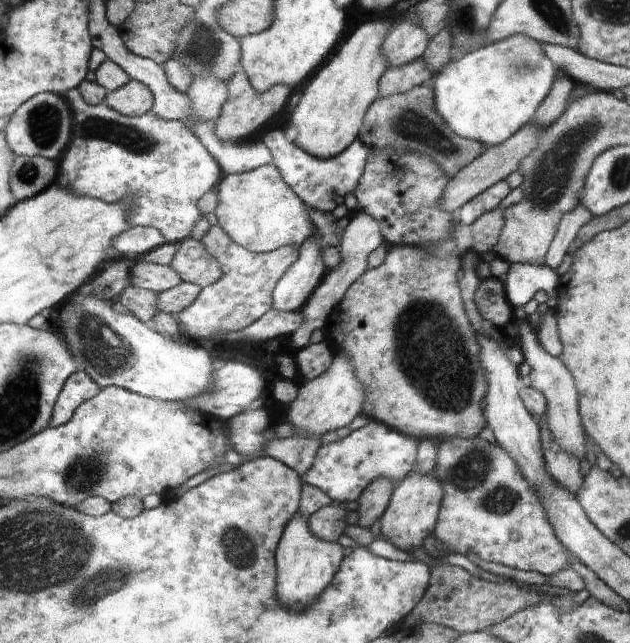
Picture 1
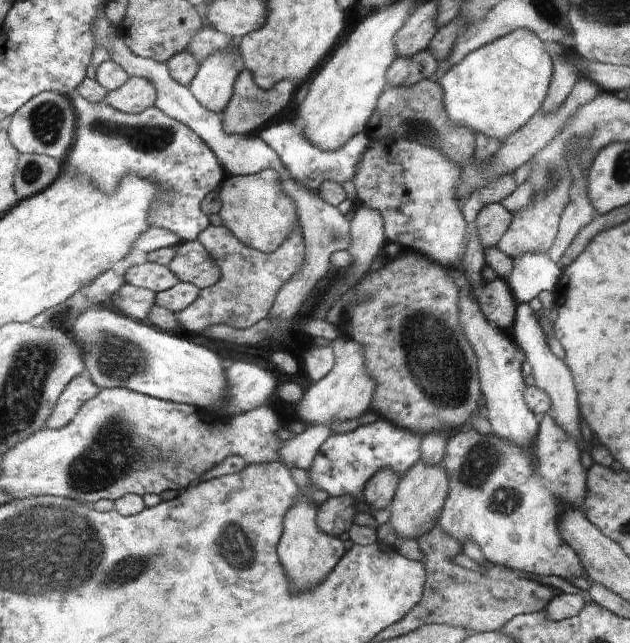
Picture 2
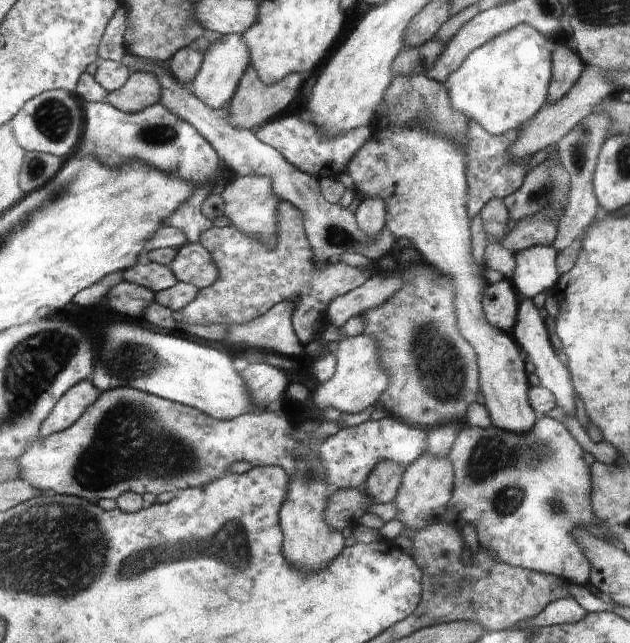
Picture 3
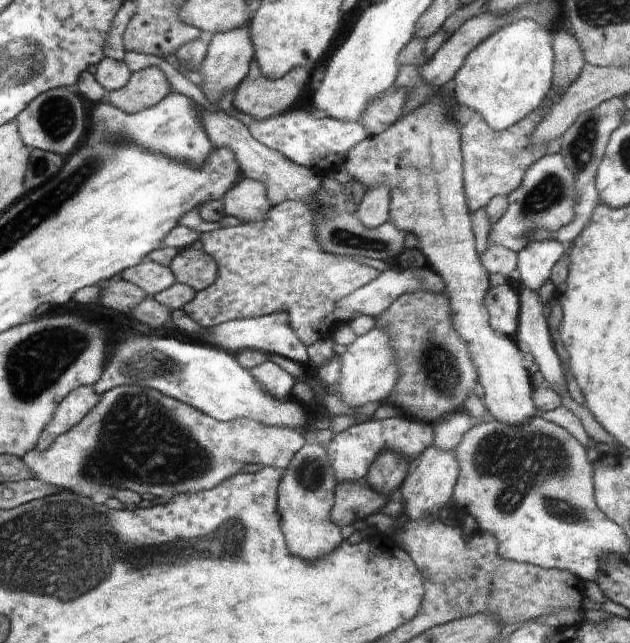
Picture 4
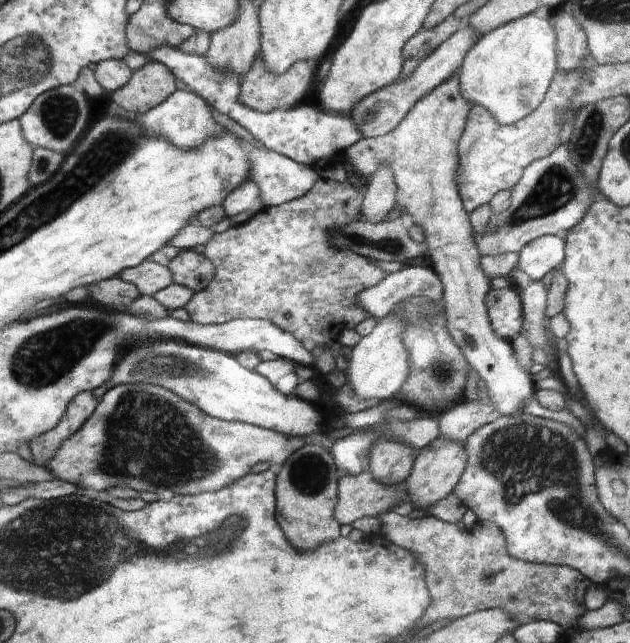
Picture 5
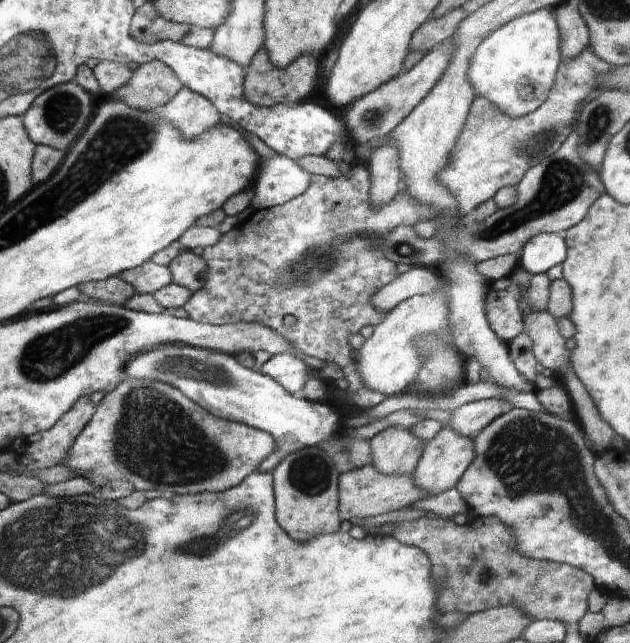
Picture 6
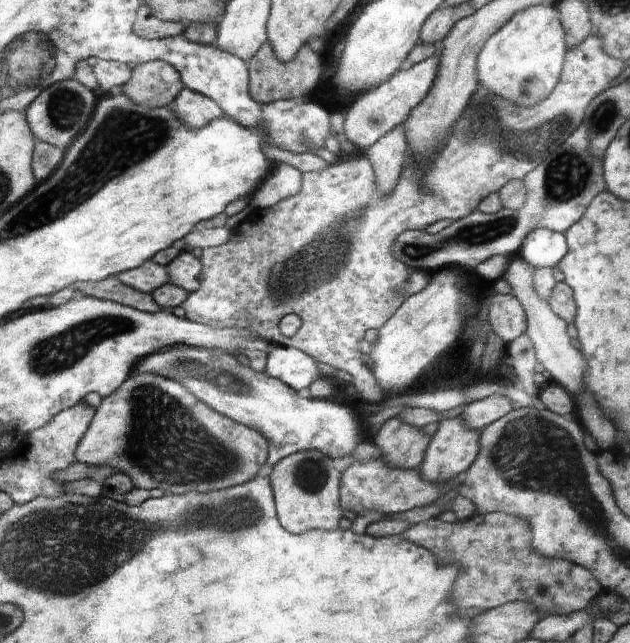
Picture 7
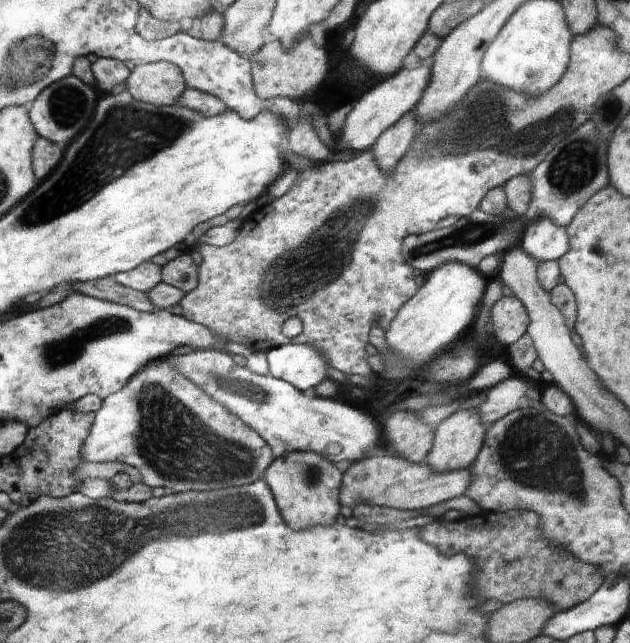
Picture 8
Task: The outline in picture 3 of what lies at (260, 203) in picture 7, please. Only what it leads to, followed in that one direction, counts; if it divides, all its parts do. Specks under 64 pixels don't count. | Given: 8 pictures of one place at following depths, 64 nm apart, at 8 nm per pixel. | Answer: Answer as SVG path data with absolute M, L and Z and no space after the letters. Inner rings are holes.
M126 52L119 62L124 63L131 74L140 70L156 74L158 79L161 80L162 86L160 104L168 106L170 110L176 110L182 118L186 118L186 122L192 123L209 140L217 154L221 155L224 166L231 171L232 175L267 176L272 180L272 190L274 190L276 197L282 201L292 203L294 208L300 210L302 218L305 219L306 236L309 239L310 246L313 247L314 254L317 255L318 262L324 264L324 262L339 260L344 253L358 253L376 261L378 258L382 258L382 256L391 254L396 250L396 244L398 243L396 236L392 236L384 228L376 240L370 240L364 230L358 230L353 208L344 209L339 204L330 204L322 198L318 178L312 178L306 172L294 168L290 162L284 160L284 156L278 150L260 142L254 136L253 131L248 130L248 128L232 126L230 124L228 103L218 109L208 107L200 102L196 95L190 94L186 88L182 88L181 84L175 81L171 72L168 72L166 68L157 66L146 59L140 59L140 57L135 57Z

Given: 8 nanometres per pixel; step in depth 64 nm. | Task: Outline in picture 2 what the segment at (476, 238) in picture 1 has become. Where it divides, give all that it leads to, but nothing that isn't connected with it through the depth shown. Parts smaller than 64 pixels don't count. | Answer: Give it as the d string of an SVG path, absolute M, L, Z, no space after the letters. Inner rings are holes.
M502 202L485 206L476 217L478 240L486 248L496 246L512 222L511 211Z

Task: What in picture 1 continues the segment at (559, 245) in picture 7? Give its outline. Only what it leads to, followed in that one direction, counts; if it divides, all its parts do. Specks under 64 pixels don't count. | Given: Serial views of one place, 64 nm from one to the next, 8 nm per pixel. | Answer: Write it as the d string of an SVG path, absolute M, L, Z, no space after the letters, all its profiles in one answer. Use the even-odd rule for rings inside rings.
M530 262L510 263L506 275L506 295L514 306L522 308L526 302L534 298L539 290L547 292L550 298L558 298L556 284L558 273L548 264L530 264Z

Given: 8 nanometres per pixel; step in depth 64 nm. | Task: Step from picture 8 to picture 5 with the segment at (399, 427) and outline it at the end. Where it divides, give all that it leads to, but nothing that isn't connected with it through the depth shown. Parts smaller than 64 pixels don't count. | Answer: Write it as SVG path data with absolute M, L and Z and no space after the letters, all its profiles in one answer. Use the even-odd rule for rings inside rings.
M381 439L370 454L370 474L383 486L396 487L403 484L416 458L416 448L405 446L395 439Z

